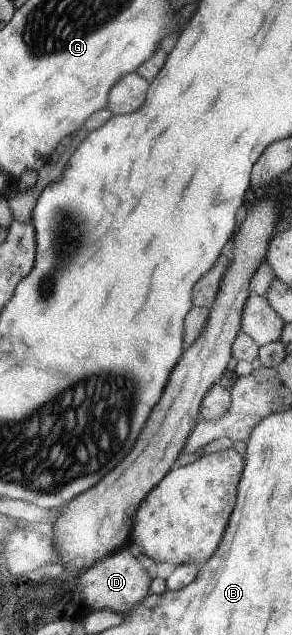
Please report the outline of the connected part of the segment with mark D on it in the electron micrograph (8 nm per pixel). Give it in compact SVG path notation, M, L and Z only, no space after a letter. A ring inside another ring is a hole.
M119 549L117 553L107 555L105 559L97 561L89 569L81 571L78 577L83 584L82 593L84 603L93 610L115 610L128 614L149 595L153 576L139 563L135 556L126 549Z

